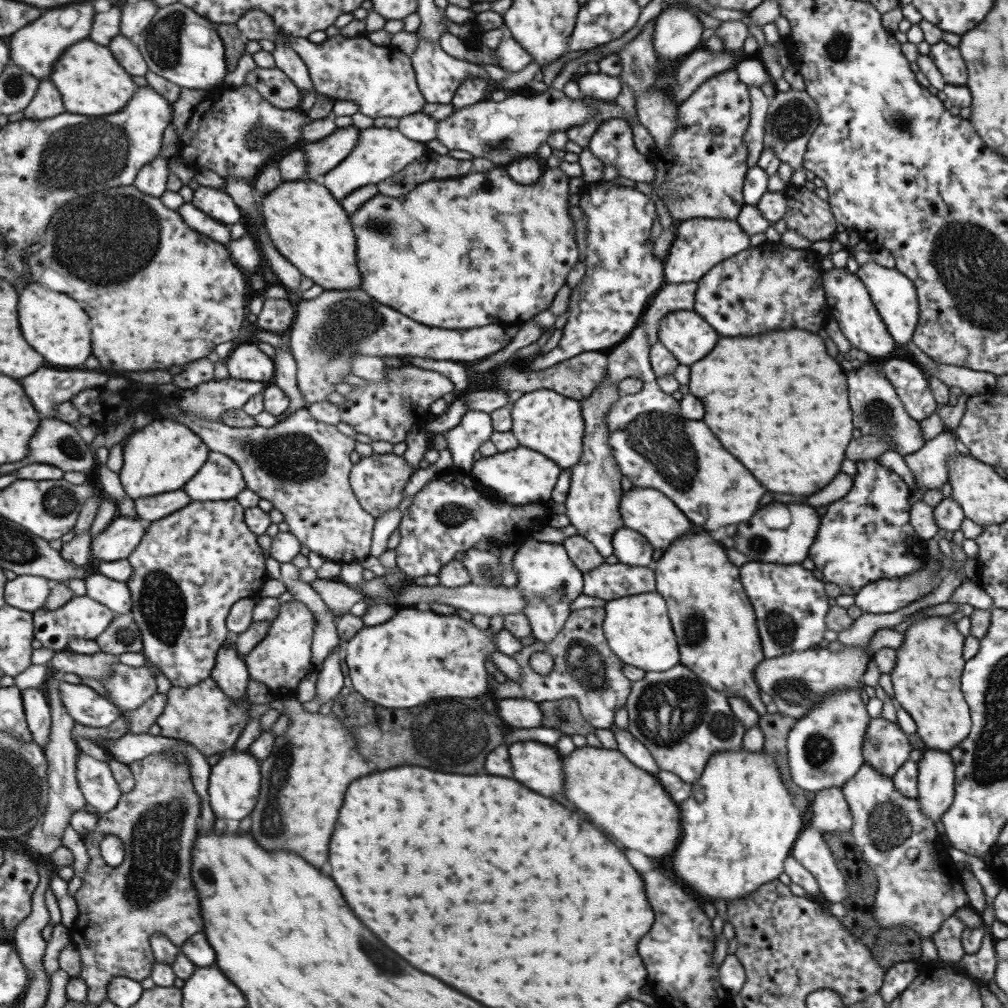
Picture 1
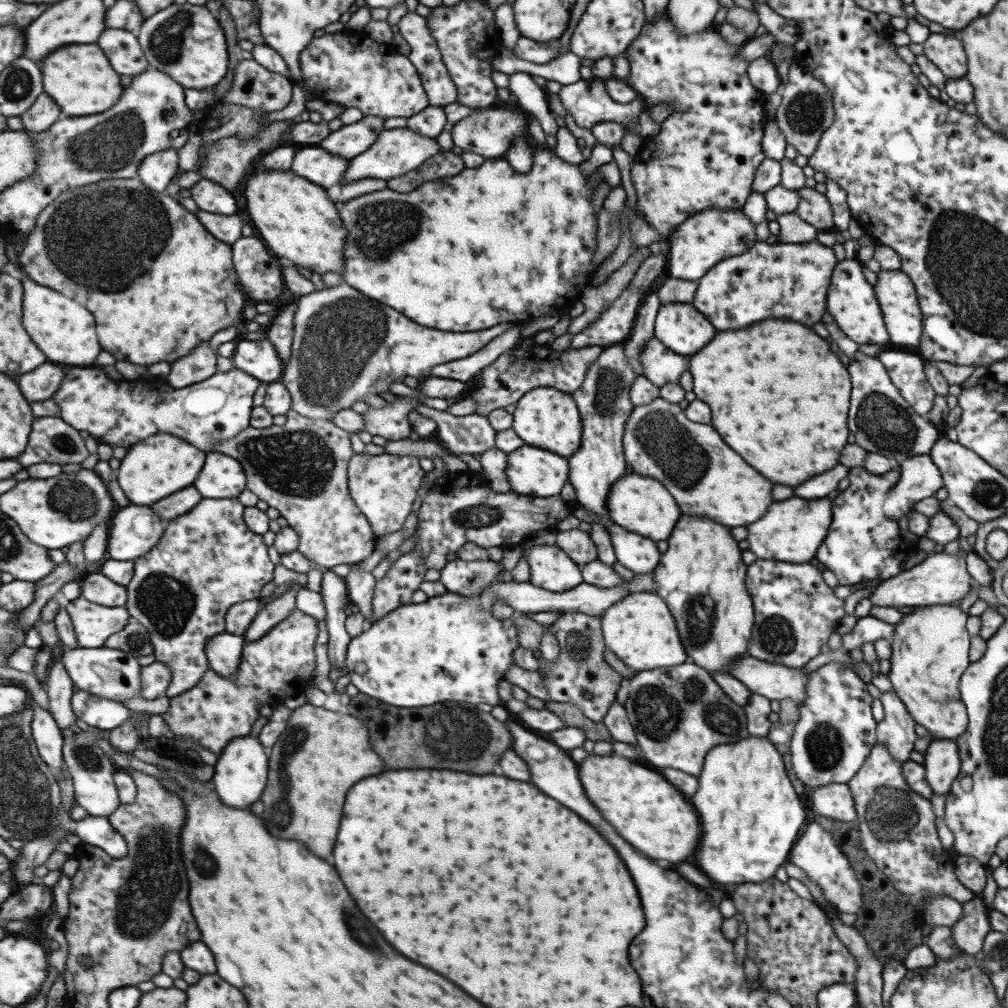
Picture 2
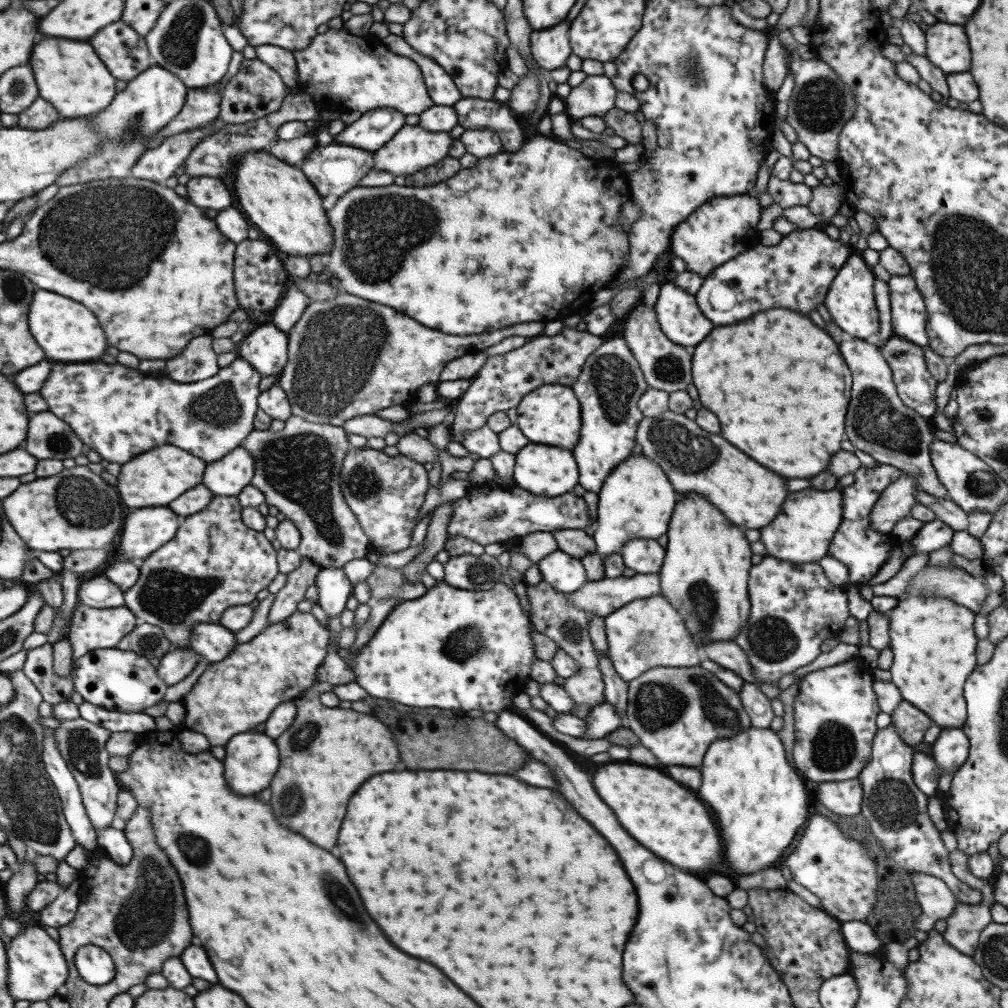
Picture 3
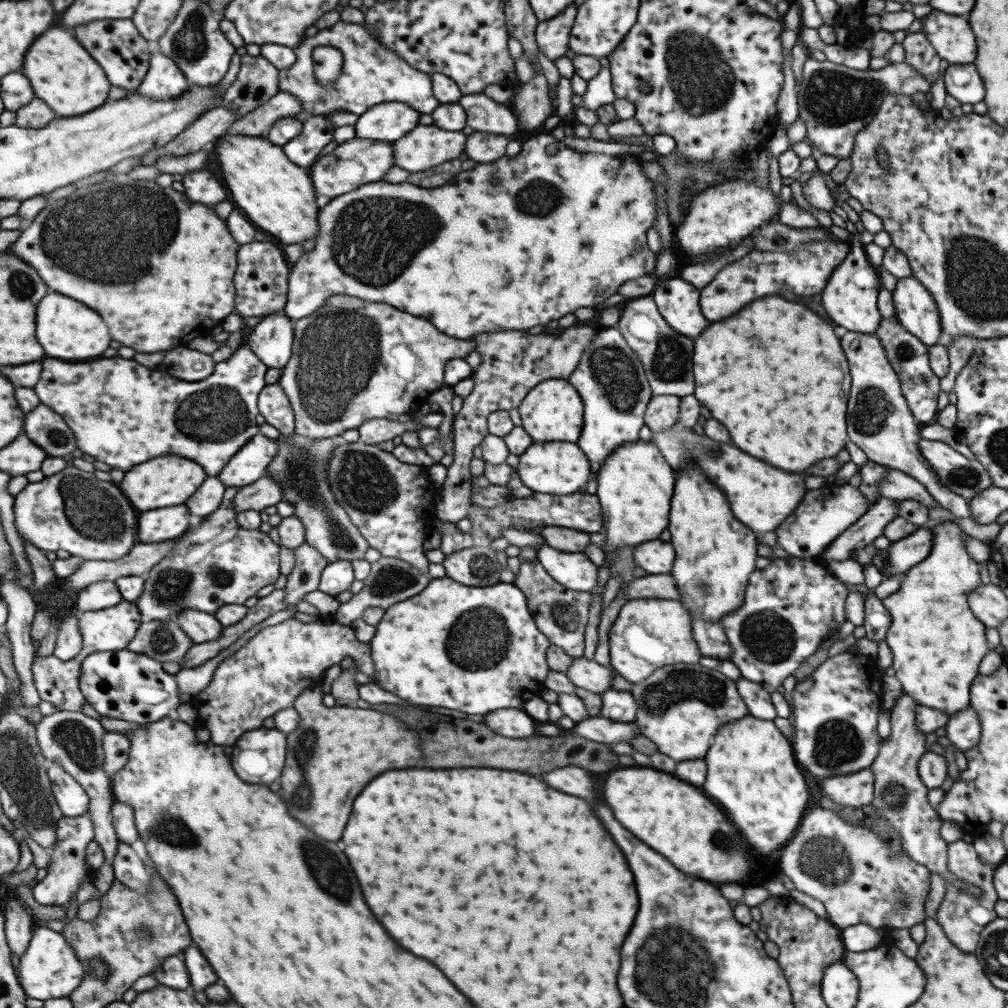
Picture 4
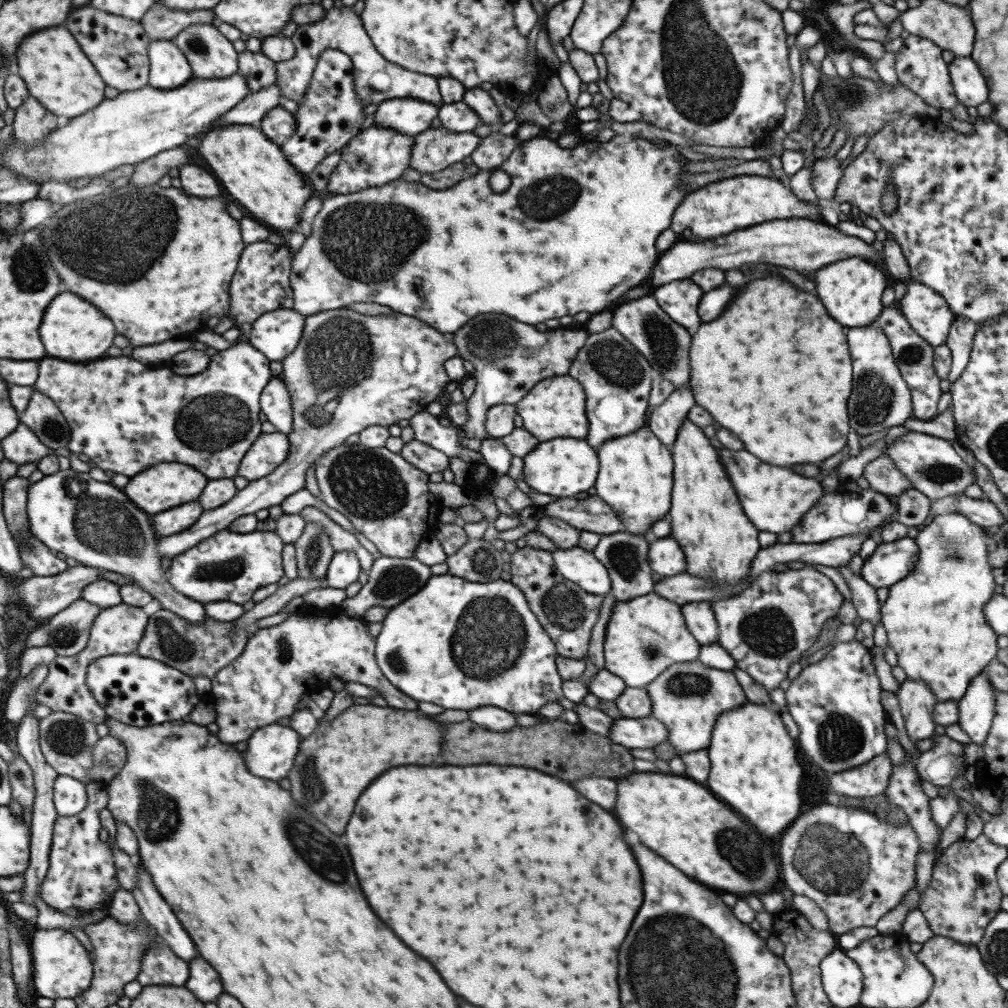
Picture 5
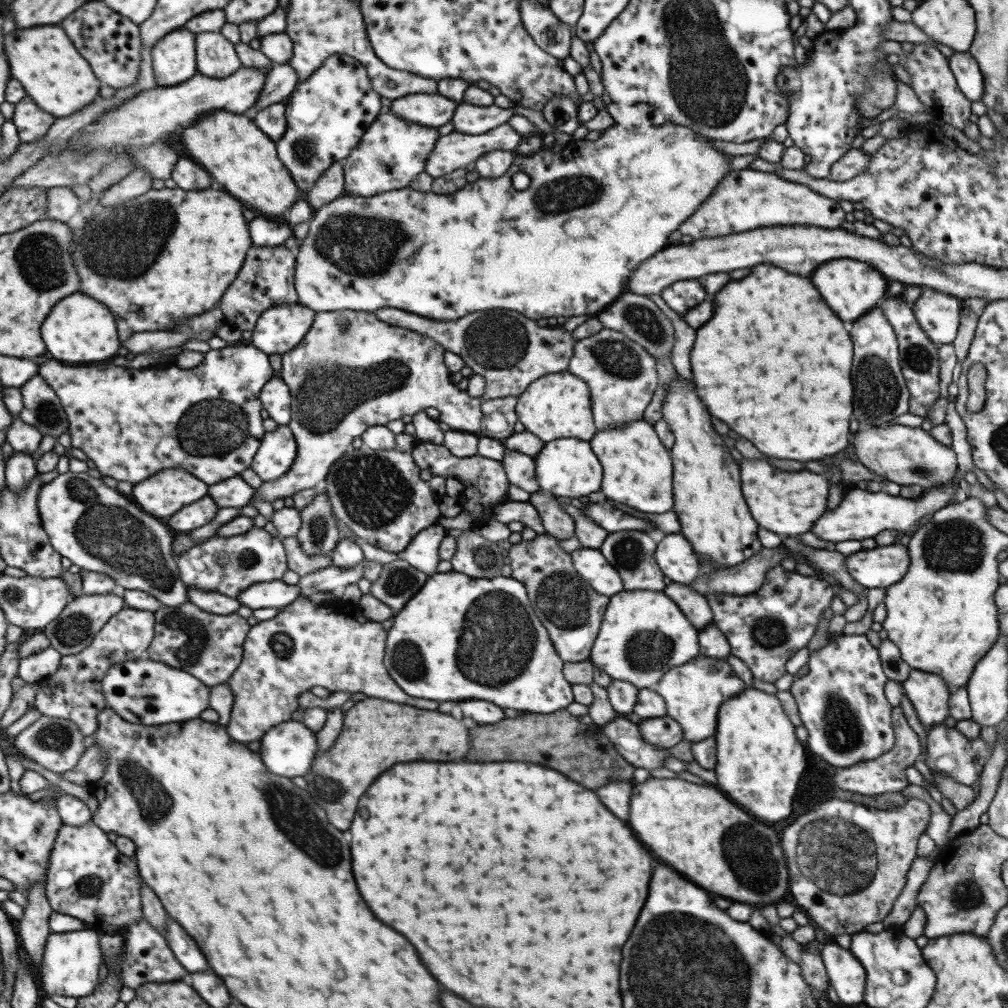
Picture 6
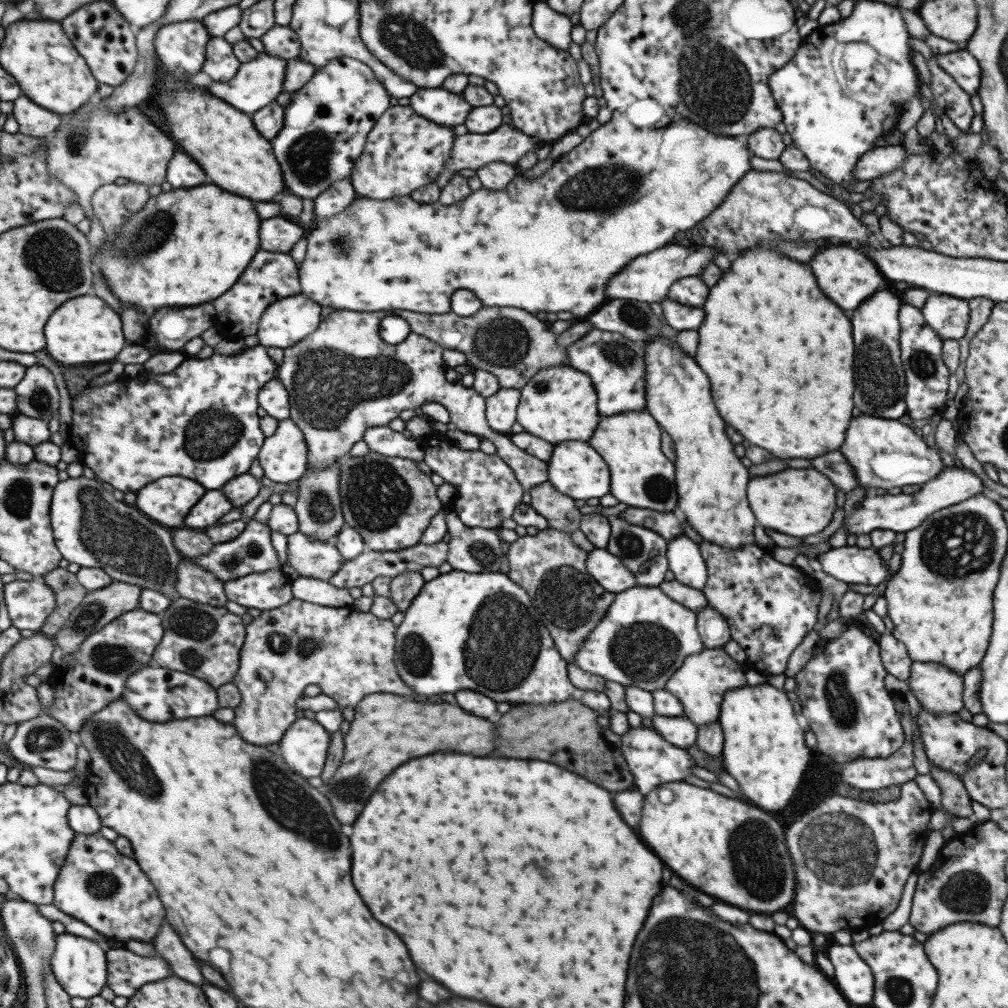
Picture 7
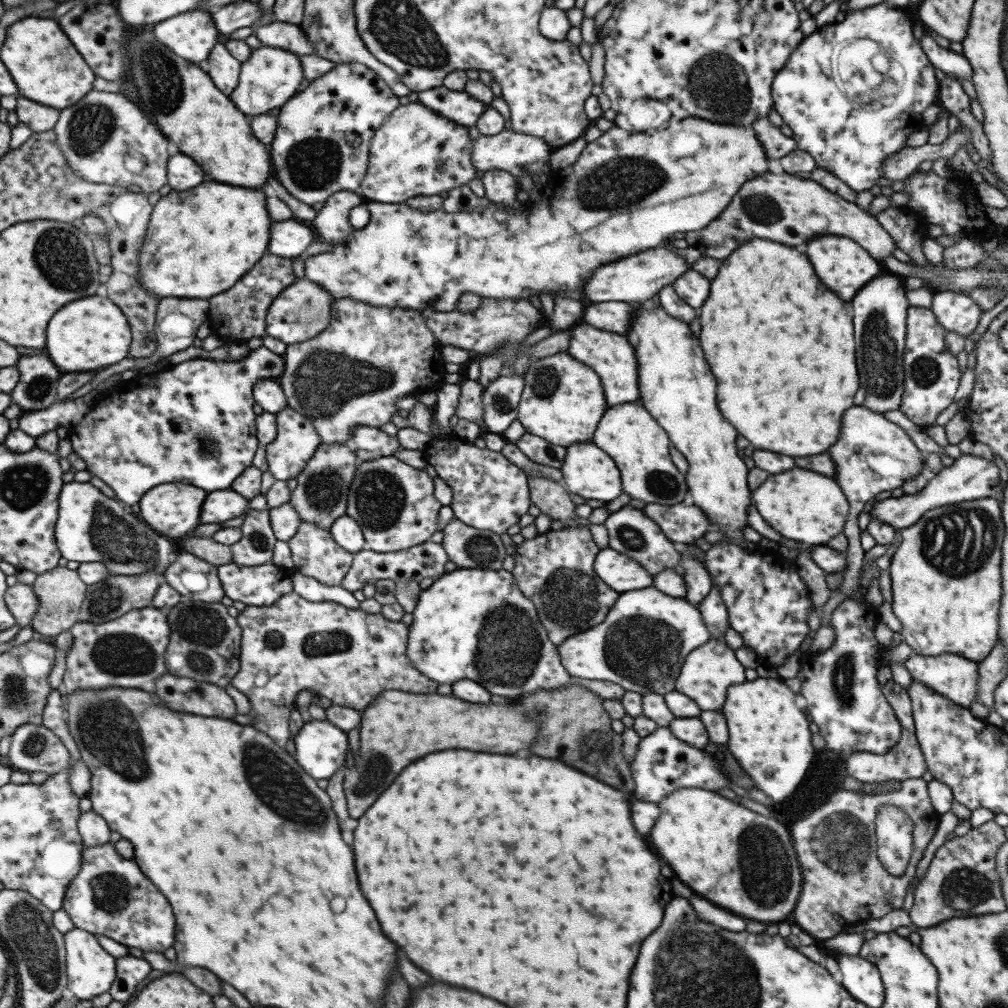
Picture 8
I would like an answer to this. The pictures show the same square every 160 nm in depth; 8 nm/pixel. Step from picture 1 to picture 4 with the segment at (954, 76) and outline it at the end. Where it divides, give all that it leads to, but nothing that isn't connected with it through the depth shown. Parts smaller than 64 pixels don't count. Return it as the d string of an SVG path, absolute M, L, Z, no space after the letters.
M931 9L929 14L921 19L920 32L931 43L938 57L946 60L949 64L971 64L974 61L975 40L973 40L973 34L963 18Z

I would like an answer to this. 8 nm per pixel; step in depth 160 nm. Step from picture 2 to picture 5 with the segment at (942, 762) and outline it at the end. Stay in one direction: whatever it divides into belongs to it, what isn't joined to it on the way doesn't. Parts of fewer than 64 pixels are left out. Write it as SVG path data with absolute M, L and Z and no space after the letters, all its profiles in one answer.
M983 672L971 679L963 696L956 702L958 719L955 724L971 739L981 745L988 734L995 714L994 688Z

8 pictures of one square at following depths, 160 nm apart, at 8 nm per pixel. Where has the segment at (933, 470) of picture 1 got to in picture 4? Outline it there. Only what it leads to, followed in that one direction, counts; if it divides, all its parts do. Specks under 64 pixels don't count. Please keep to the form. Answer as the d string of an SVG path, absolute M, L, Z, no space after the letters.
M879 497L863 514L859 520L850 524L839 536L836 536L824 549L818 557L818 561L823 563L827 560L847 560L852 554L869 545L877 538L882 536L884 526L898 516L898 501L891 498Z

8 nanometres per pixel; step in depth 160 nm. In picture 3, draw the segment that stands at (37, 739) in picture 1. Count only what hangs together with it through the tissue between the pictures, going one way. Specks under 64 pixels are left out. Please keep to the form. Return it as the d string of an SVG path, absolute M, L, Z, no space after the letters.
M43 728L41 739L42 763L60 798L62 813L73 839L77 845L92 852L97 848L96 834L82 805L77 783L61 758L51 729Z

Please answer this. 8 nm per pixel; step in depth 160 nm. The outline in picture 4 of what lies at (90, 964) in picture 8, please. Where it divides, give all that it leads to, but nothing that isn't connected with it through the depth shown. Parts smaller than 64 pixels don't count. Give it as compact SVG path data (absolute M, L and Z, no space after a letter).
M43 925L35 928L26 951L19 956L18 983L26 997L40 1001L67 997L79 986L86 970L65 937Z

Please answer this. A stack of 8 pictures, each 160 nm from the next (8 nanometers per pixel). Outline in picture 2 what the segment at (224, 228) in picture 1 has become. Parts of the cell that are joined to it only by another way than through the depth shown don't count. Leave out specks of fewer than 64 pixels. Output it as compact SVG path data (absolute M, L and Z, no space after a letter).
M199 210L193 214L209 231L209 234L216 238L215 240L231 245L241 237L241 226L243 226L244 222L236 213L225 216L207 214L207 212Z

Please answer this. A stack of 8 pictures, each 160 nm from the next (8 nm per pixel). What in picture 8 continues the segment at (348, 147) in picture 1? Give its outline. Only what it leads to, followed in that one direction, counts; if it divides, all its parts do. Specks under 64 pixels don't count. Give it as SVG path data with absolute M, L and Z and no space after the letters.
M443 85L427 92L418 92L417 96L417 102L423 104L423 107L465 128L474 126L479 116L489 108L489 104L479 102L464 90L463 92L454 91L443 88Z

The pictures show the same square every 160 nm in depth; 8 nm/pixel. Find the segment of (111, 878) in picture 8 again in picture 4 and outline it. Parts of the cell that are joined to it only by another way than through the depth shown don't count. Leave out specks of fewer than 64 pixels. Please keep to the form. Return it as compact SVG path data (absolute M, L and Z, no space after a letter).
M89 811L67 818L62 816L55 823L54 843L51 847L51 856L46 867L47 874L39 882L34 882L31 892L33 900L43 906L66 905L69 898L75 895L79 884L88 878L92 882L93 872L85 868L85 847L92 841L93 831Z

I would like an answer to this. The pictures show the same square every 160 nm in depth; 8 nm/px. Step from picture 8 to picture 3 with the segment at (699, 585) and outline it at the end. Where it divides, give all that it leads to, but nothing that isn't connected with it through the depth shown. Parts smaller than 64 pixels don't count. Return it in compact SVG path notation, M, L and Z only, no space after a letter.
M634 538L626 542L619 552L623 564L636 573L657 573L661 568L665 550L656 539Z

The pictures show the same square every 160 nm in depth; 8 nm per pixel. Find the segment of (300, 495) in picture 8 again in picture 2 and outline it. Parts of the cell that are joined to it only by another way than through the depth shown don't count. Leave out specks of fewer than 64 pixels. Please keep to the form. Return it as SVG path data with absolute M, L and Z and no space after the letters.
M292 581L291 588L285 590L280 596L267 602L261 610L257 611L257 615L253 618L249 627L243 634L244 642L253 642L259 640L275 627L275 624L281 622L295 608L295 593L302 587L297 581Z

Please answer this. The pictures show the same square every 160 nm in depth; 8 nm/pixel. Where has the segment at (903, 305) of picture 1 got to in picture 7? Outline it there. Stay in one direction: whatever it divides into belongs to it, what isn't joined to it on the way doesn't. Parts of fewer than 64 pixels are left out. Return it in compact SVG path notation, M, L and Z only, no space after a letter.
M933 293L925 299L920 311L941 340L958 340L964 336L969 322L968 300Z

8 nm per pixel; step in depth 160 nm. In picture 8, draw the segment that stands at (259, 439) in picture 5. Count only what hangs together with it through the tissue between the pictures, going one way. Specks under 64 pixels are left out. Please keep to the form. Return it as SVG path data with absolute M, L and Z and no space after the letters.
M283 407L281 411L274 414L274 417L276 435L272 442L264 447L264 455L268 464L267 470L271 472L273 478L286 482L295 479L302 471L302 468L318 447L320 438L309 419L295 412L291 407Z

